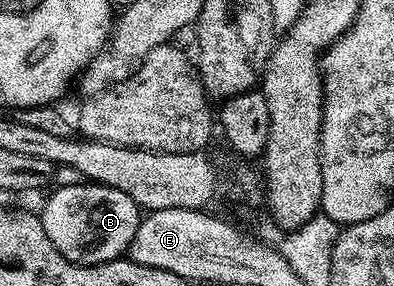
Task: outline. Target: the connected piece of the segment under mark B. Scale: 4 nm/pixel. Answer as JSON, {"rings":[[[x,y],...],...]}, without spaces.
{"rings":[[[78,183],[82,185],[62,185],[46,201],[46,206],[40,209],[42,226],[52,239],[56,251],[60,251],[62,257],[74,261],[77,265],[99,265],[105,261],[119,260],[127,252],[136,235],[140,220],[138,204],[124,191],[116,191],[116,187],[96,185],[93,183]]]}

